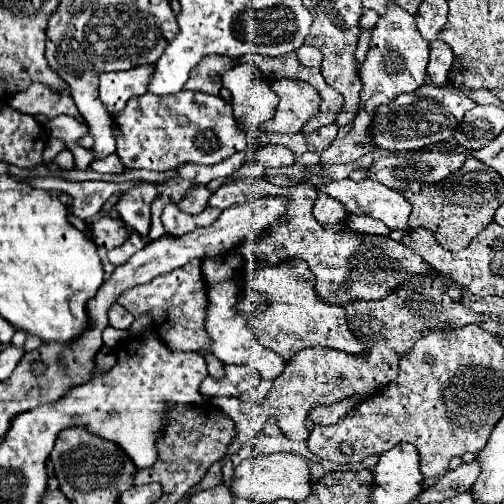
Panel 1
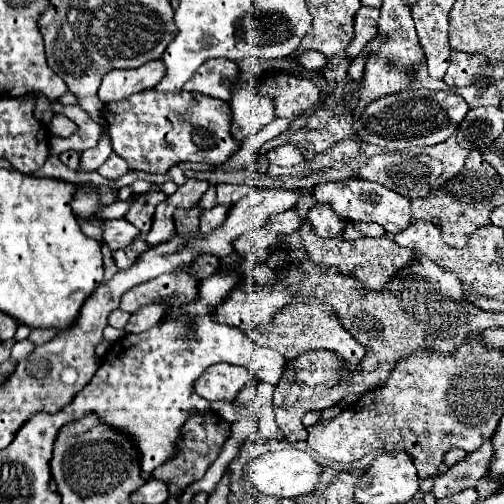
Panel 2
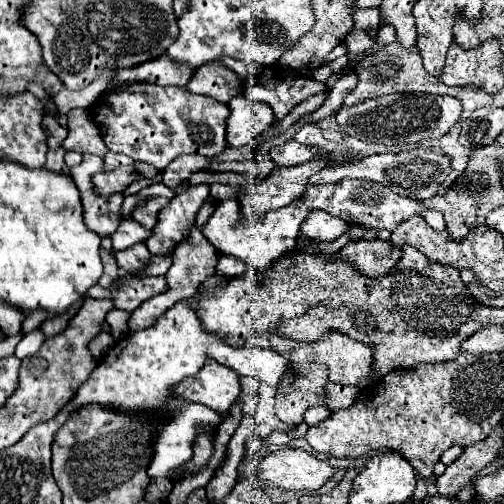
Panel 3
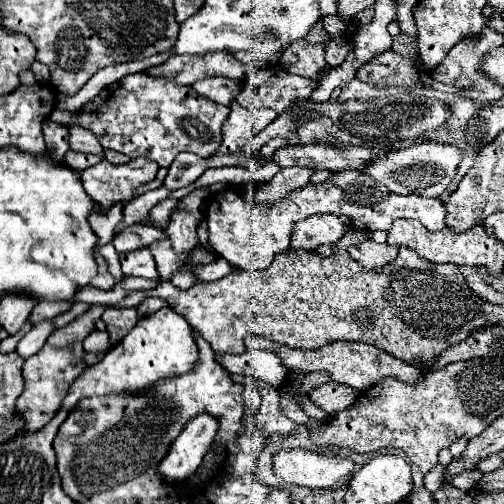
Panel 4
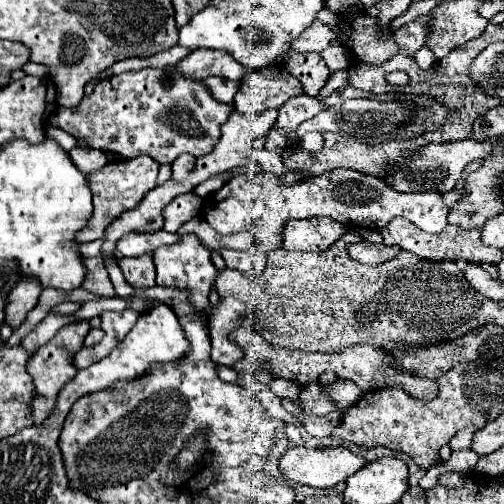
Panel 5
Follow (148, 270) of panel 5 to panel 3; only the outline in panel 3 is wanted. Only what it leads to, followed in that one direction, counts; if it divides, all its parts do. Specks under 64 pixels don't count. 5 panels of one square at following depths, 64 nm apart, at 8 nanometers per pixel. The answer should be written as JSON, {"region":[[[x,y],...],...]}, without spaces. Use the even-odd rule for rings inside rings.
{"region":[[[136,244],[122,252],[114,252],[114,256],[116,256],[118,266],[124,272],[132,272],[132,274],[140,272],[140,268],[144,268],[144,264],[148,264],[148,260],[150,260],[150,252],[148,252],[146,244]]]}

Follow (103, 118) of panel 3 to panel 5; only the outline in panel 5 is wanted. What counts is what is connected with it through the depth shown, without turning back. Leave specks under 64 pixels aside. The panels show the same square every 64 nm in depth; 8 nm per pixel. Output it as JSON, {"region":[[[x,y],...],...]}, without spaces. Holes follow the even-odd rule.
{"region":[[[142,68],[138,72],[124,72],[118,76],[110,76],[100,80],[92,94],[84,96],[80,106],[76,108],[58,108],[48,124],[56,126],[86,146],[102,152],[116,152],[124,158],[136,158],[142,154],[152,156],[160,164],[172,164],[180,154],[188,152],[192,156],[204,156],[212,152],[216,142],[220,140],[220,126],[228,120],[234,104],[220,104],[212,100],[212,94],[200,80],[184,80],[180,72],[168,72],[166,68]]]}

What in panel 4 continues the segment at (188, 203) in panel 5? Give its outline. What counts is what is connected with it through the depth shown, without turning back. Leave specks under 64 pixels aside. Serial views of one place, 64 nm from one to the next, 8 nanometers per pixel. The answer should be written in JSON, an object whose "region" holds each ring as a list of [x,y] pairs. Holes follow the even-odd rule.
{"region":[[[168,198],[168,202],[160,202],[152,208],[152,220],[150,224],[156,228],[162,228],[162,224],[168,224],[168,216],[172,216],[172,208],[180,204],[180,198]]]}

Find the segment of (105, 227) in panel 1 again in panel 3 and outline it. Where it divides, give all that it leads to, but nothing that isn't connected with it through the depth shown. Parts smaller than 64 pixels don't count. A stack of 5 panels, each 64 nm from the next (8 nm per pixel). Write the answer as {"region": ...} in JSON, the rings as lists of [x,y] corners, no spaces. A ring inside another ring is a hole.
{"region":[[[122,220],[118,230],[110,238],[112,238],[114,250],[124,250],[124,248],[130,248],[132,244],[148,240],[148,236],[152,236],[152,230],[144,228],[142,224],[136,224],[136,220]]]}

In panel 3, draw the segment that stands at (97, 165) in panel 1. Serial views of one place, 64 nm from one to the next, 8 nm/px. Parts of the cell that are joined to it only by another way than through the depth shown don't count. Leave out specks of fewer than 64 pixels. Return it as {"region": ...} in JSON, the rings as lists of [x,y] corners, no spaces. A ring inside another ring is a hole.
{"region":[[[108,152],[106,158],[104,158],[104,168],[106,170],[112,170],[112,168],[118,168],[118,166],[128,166],[132,164],[130,158],[126,158],[124,154],[114,154],[114,152]]]}

